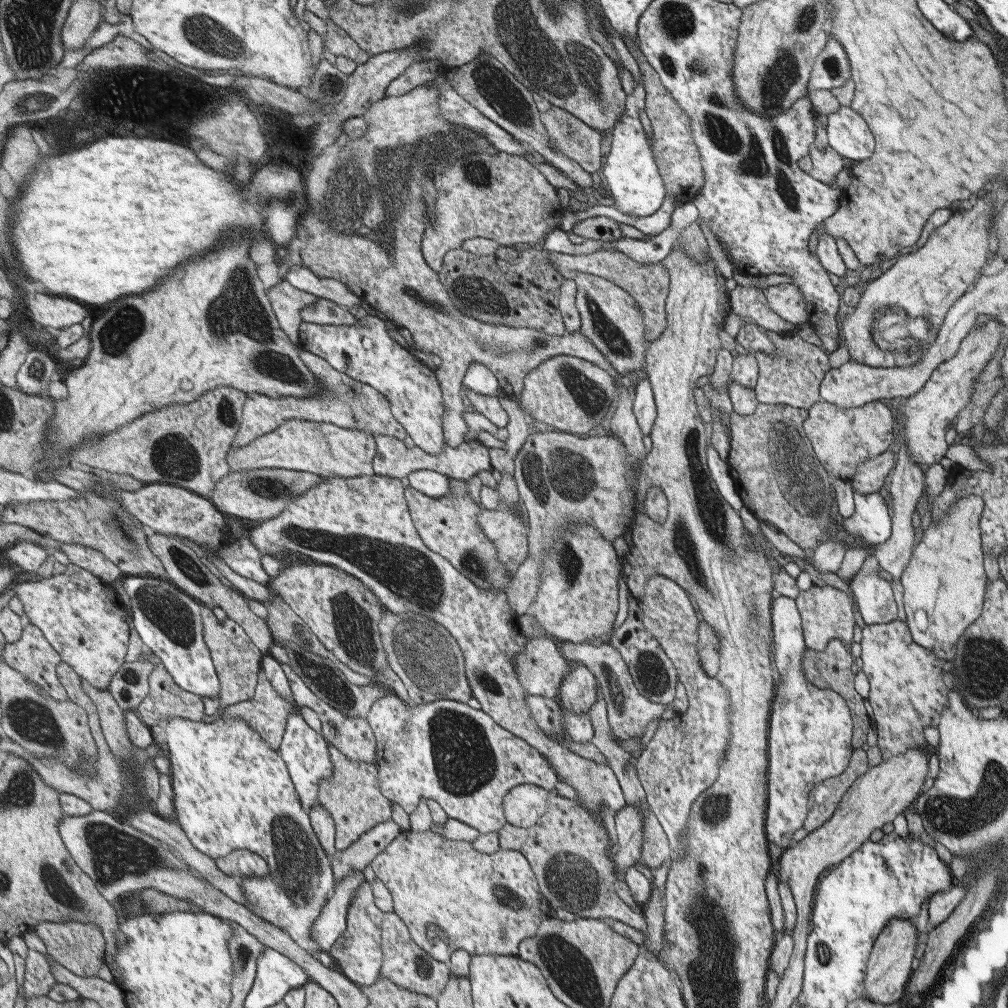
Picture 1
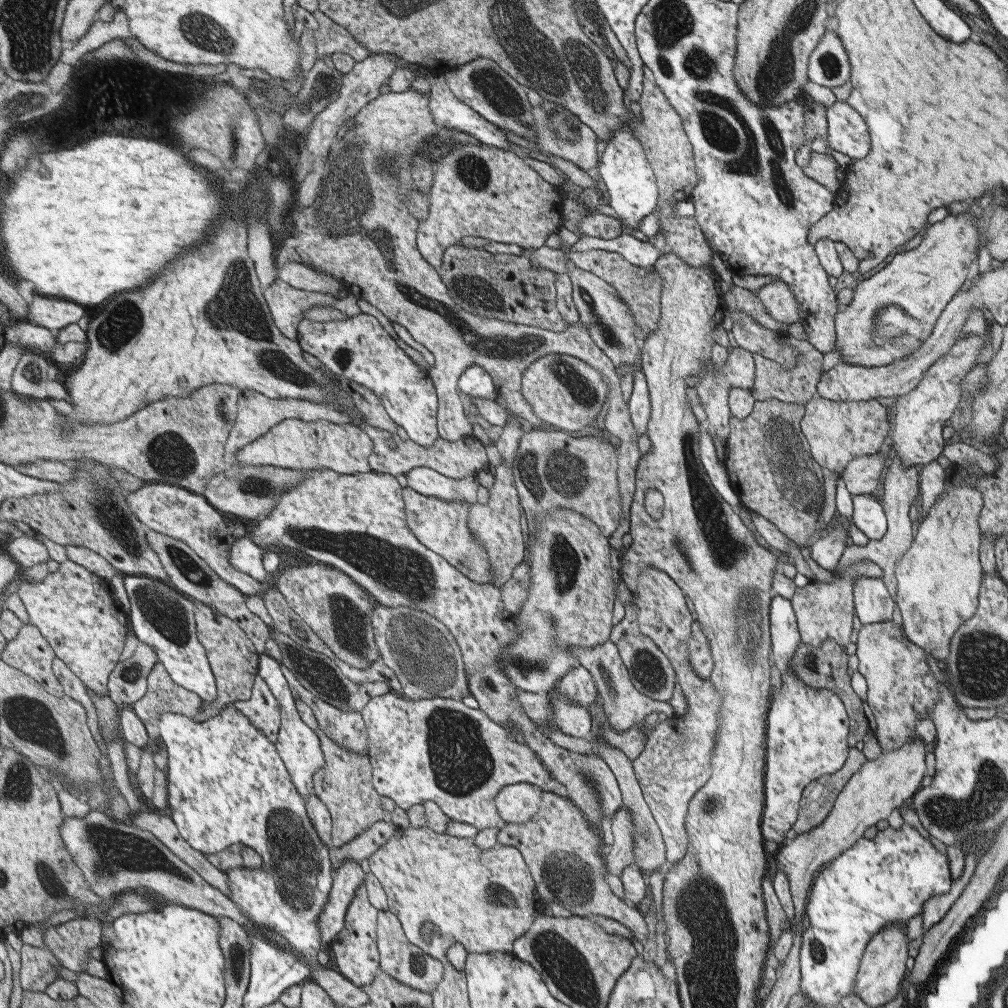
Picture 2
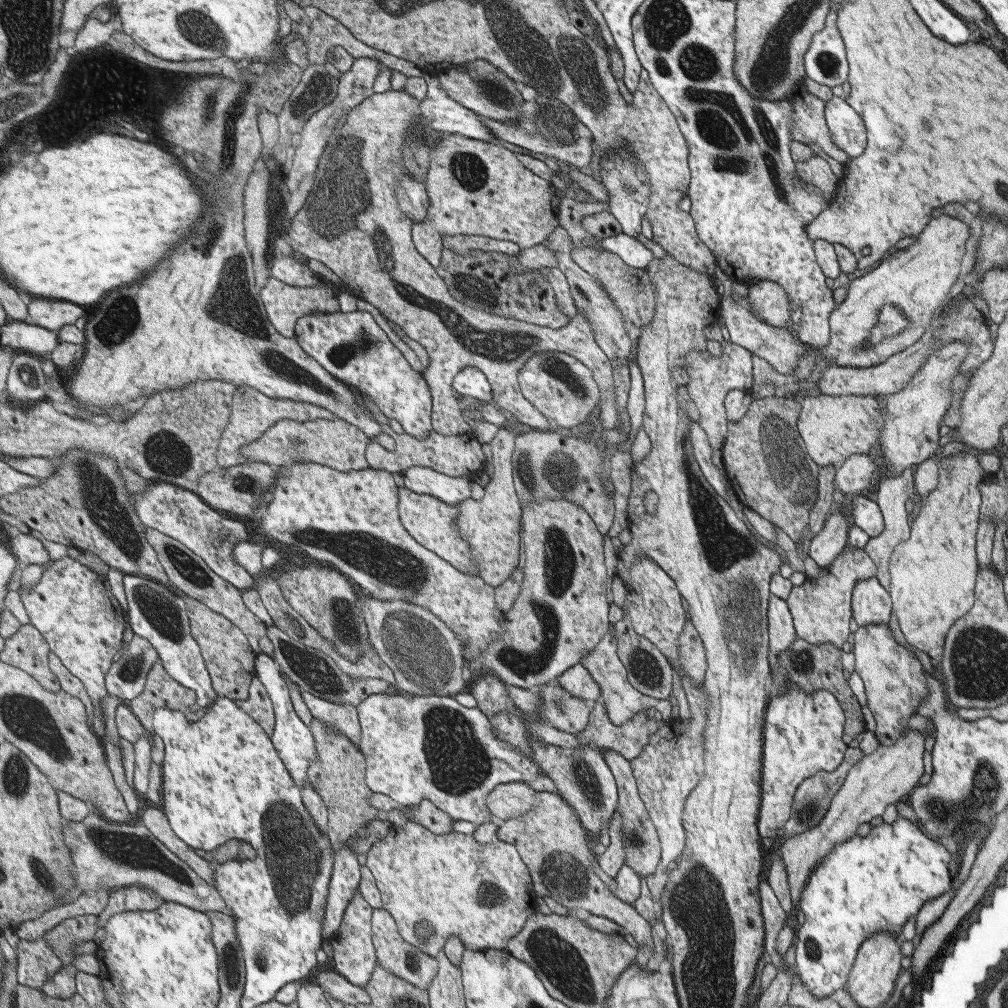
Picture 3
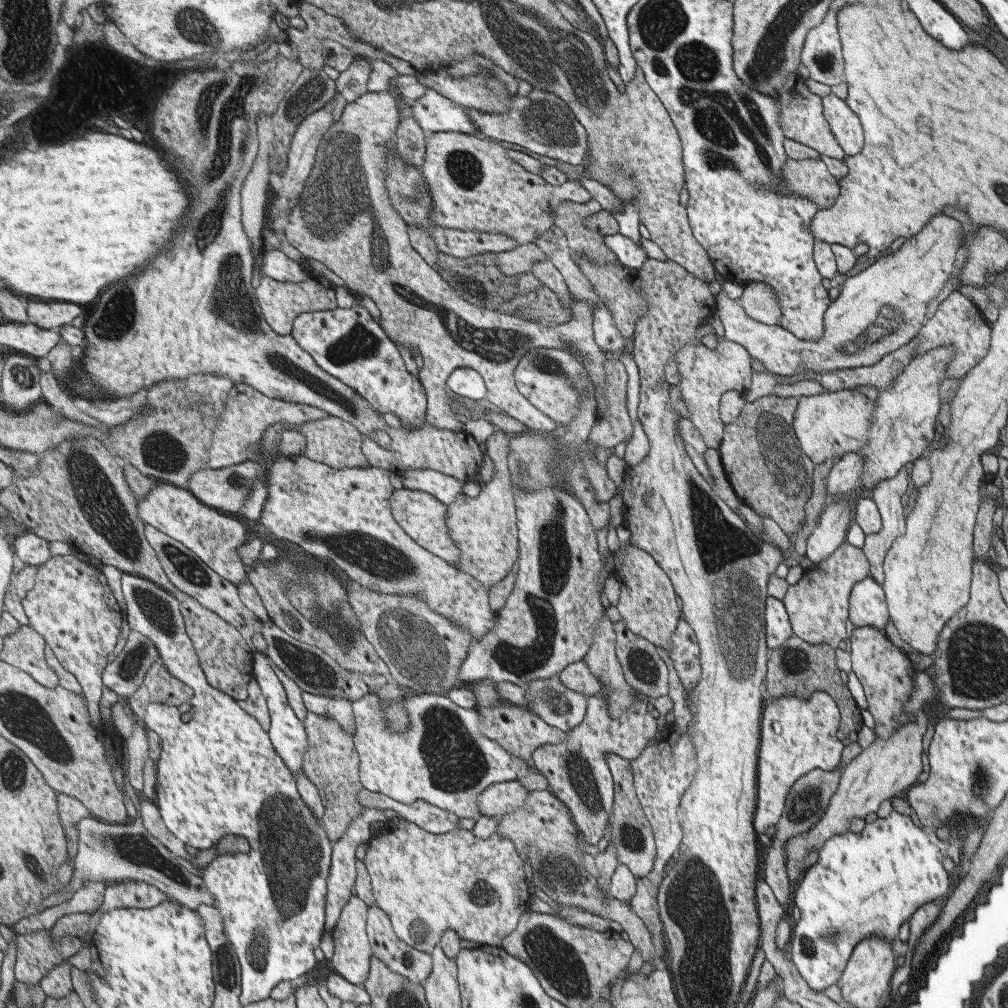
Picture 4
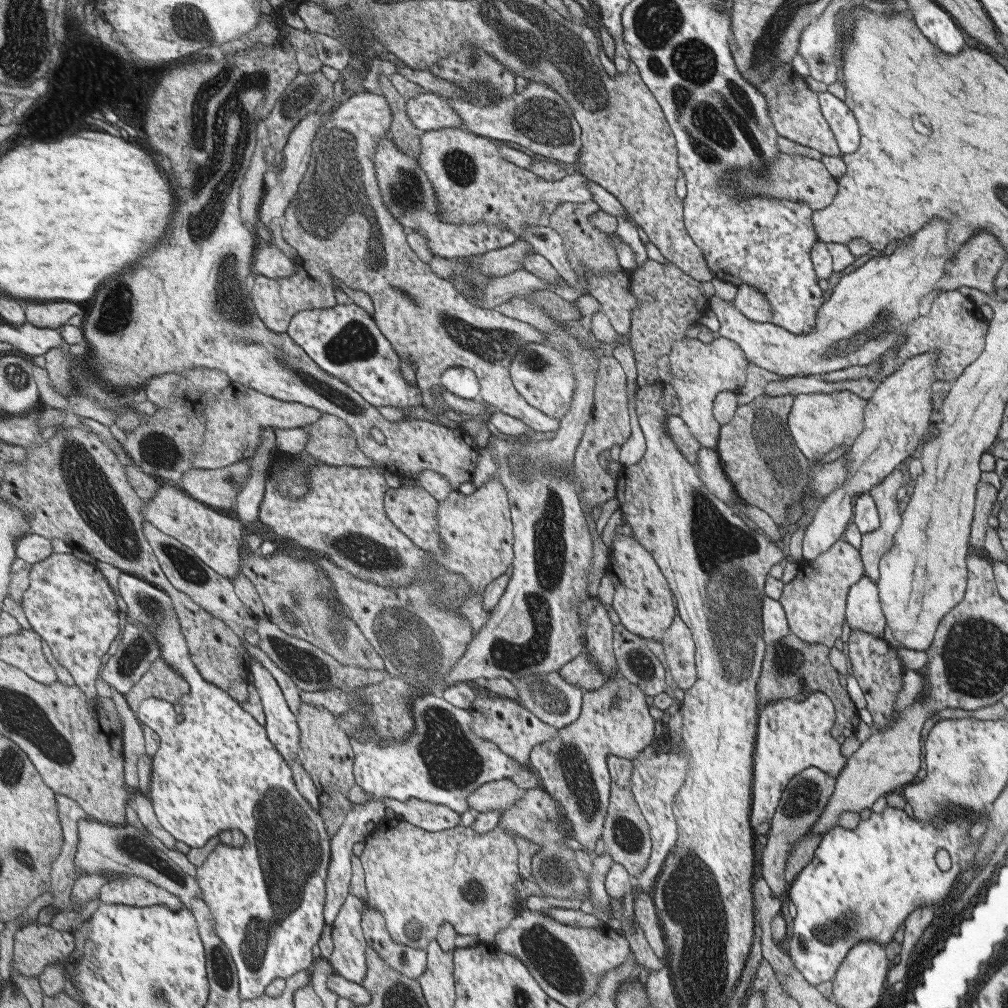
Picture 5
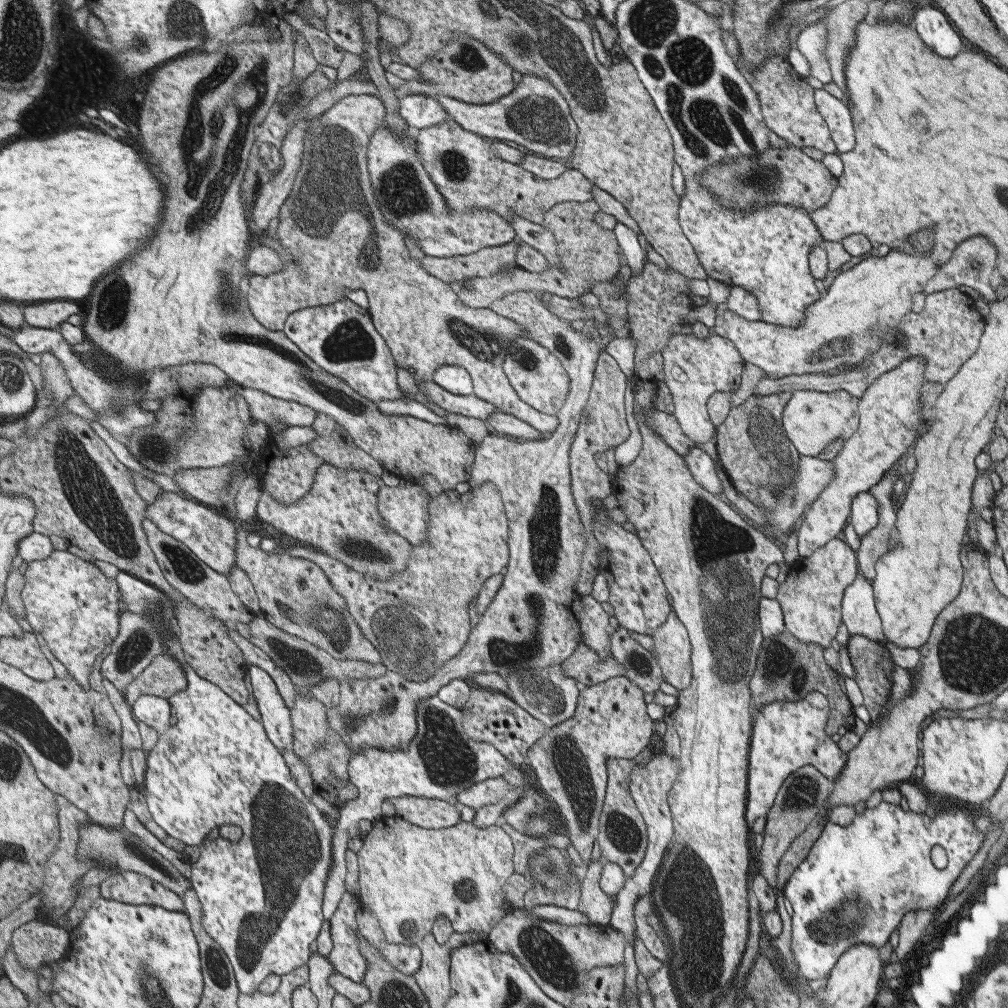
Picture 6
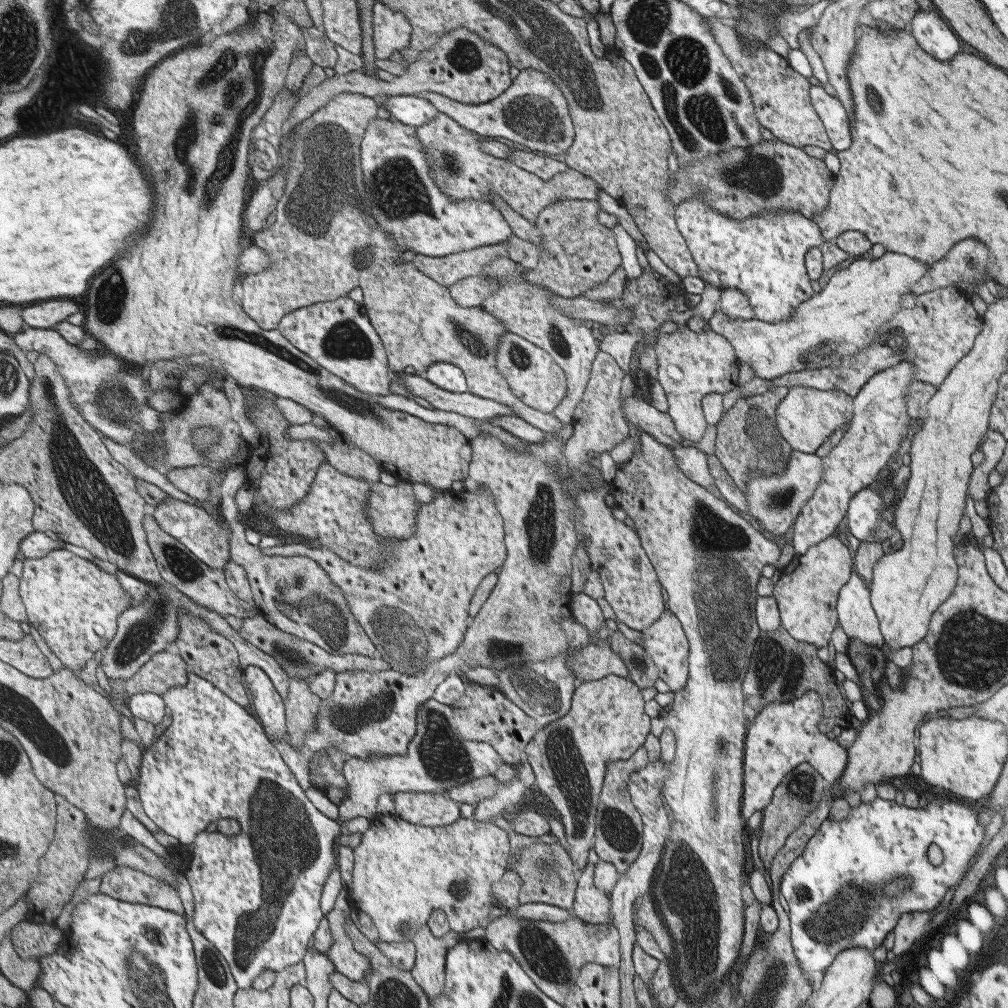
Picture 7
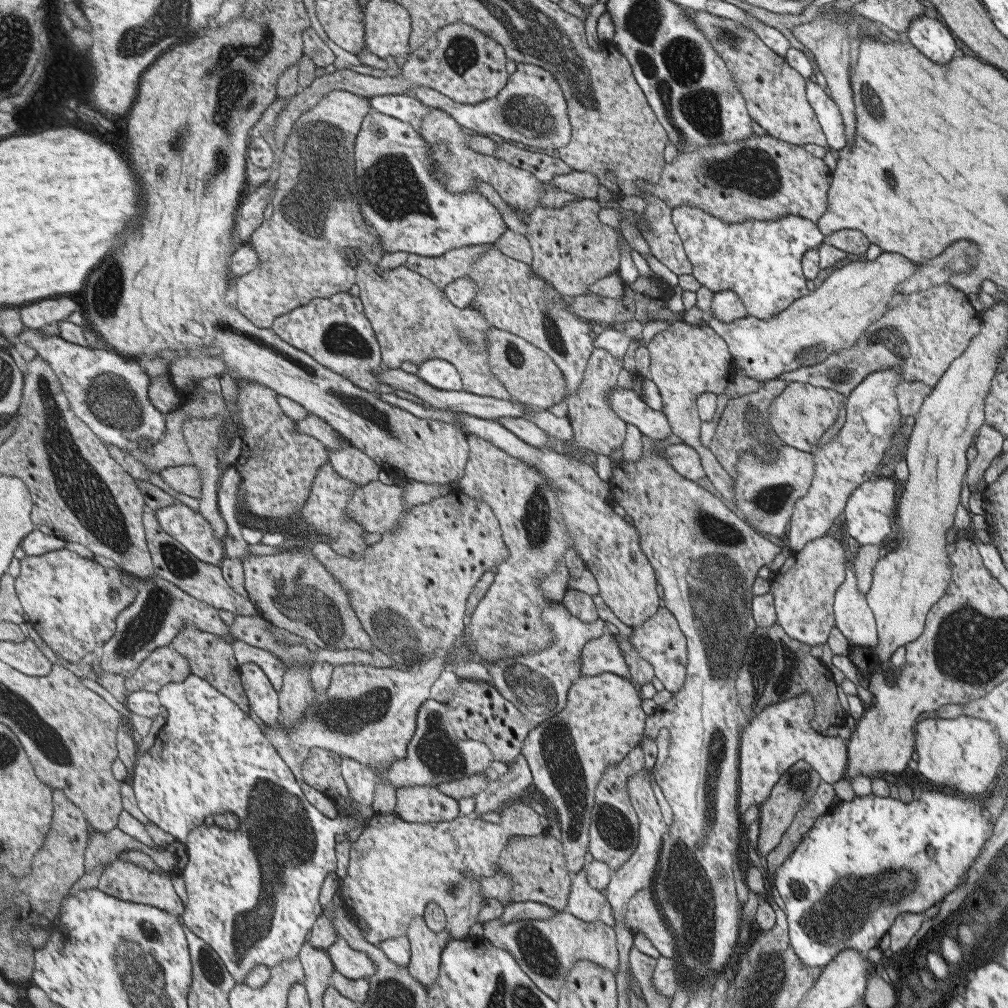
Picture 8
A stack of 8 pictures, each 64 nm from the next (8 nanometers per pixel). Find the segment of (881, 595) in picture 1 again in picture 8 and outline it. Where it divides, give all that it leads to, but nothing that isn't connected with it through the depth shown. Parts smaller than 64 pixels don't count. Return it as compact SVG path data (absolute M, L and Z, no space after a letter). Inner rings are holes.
M850 563L844 568L845 580L835 591L833 616L835 627L849 646L872 647L877 641L875 620L867 606L865 593L857 590L857 580Z

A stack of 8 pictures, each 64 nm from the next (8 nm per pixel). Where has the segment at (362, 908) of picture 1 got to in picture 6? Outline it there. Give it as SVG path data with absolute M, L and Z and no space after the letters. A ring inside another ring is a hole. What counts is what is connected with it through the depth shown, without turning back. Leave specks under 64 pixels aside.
M347 891L337 910L330 920L334 947L327 957L336 973L351 978L355 983L362 983L367 964L360 952L355 916L357 910L361 910L360 902L356 900L355 894Z

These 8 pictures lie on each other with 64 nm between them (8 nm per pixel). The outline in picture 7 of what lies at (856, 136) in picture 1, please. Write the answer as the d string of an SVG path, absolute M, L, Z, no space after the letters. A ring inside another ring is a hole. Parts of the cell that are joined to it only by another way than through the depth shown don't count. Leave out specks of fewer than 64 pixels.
M810 86L810 100L826 128L832 148L835 151L849 148L852 141L850 118L842 102L819 86Z

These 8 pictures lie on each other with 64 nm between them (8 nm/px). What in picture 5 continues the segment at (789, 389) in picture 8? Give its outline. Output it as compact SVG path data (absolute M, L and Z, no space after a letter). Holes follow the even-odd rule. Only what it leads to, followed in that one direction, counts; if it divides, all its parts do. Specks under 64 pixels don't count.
M847 390L832 393L796 394L790 410L790 432L799 452L811 462L821 458L833 446L849 448L865 426L867 400Z

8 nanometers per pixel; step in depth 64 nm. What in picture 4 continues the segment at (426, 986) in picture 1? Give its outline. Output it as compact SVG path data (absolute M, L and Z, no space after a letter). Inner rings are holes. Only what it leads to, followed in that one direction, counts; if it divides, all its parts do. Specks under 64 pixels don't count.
M375 905L367 907L365 932L374 958L413 984L425 983L433 967L433 958L399 940L386 912Z

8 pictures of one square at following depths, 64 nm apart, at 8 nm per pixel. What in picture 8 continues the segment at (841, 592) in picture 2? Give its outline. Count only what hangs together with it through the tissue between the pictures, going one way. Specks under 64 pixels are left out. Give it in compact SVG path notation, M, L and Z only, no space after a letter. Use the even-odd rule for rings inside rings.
M821 536L807 542L802 551L791 552L783 565L772 574L770 593L773 596L775 613L777 614L776 622L788 638L809 646L823 645L829 630L833 628L833 594L845 580L844 568L849 563L849 554L843 542L830 536Z

